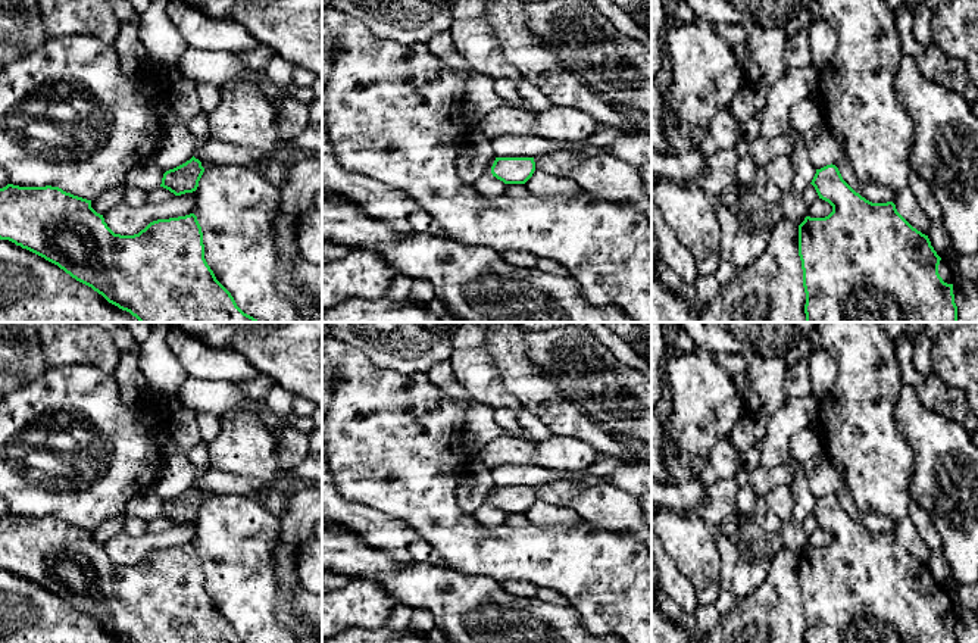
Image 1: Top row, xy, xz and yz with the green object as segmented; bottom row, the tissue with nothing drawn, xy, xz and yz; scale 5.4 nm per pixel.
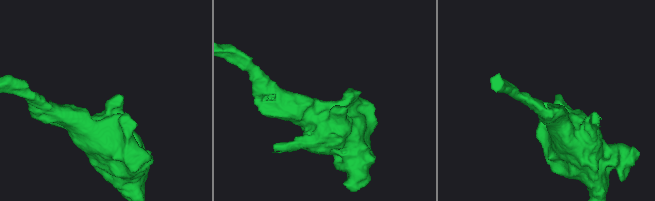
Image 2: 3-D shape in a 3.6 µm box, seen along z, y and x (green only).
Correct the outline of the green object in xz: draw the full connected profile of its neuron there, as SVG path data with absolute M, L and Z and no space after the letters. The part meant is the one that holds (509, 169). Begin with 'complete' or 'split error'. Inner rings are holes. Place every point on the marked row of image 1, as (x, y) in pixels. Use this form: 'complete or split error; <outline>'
complete; M496 157L491 174L504 184L525 184L535 171L534 157Z

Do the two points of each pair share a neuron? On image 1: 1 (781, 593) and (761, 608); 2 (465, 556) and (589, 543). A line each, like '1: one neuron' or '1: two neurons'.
1: one neuron
2: one neuron

